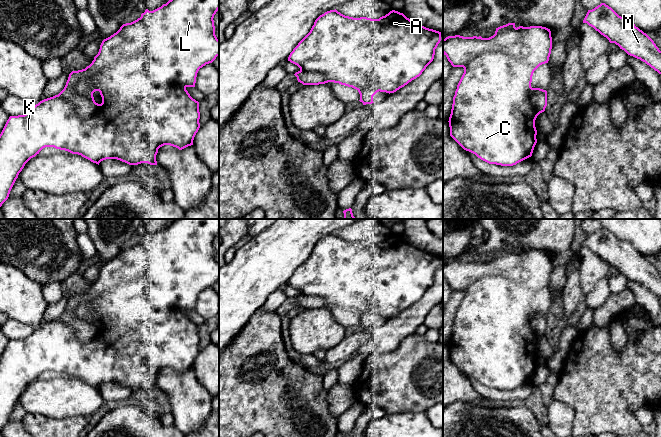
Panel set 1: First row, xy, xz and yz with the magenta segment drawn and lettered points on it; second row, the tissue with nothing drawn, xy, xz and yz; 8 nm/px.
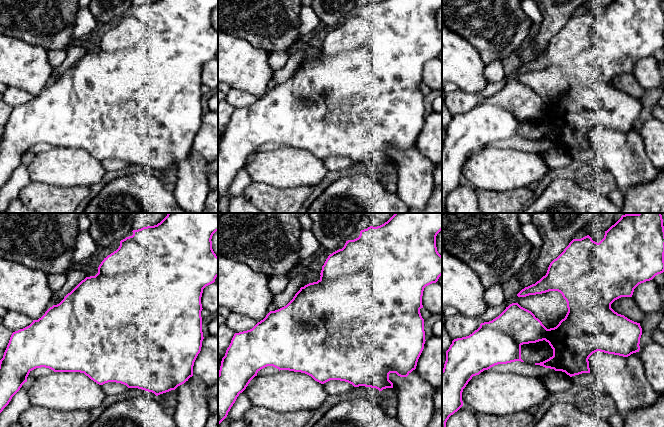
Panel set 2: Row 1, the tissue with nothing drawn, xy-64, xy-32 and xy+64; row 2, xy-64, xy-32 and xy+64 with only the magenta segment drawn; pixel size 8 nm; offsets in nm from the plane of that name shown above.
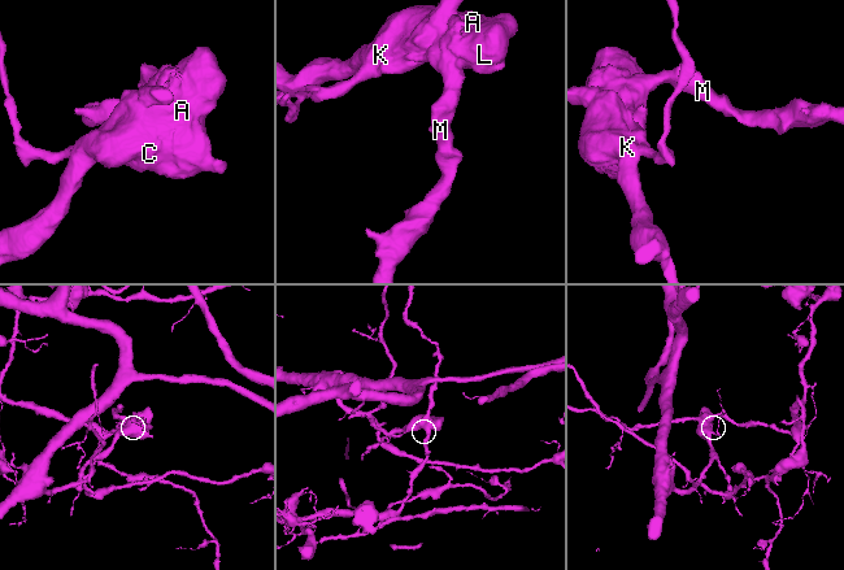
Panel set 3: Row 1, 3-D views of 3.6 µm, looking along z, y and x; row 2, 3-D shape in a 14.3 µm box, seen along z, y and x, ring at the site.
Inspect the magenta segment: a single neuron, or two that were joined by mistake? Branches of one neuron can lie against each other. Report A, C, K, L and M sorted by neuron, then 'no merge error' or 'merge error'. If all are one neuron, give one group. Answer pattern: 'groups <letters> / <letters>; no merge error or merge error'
groups A C K L / M; merge error

